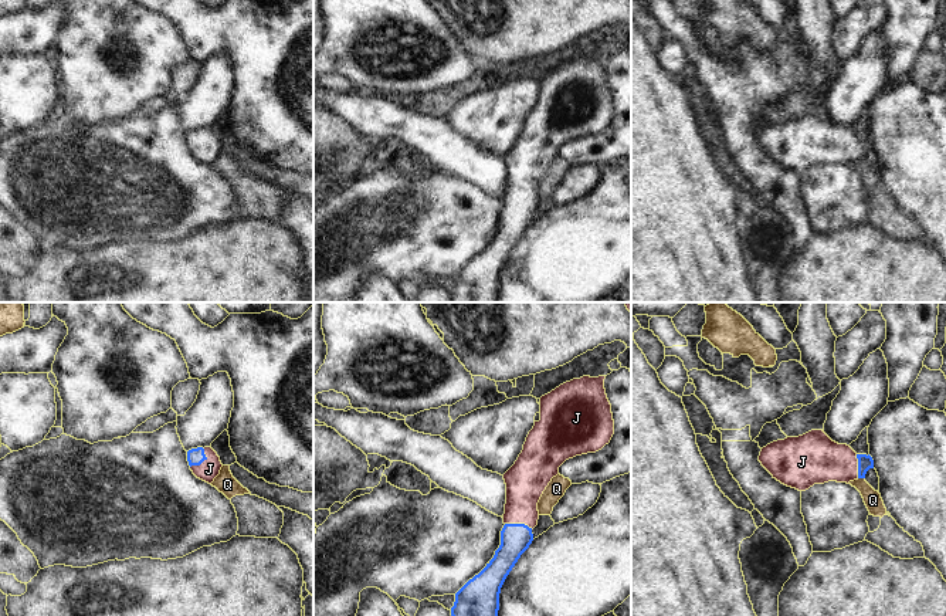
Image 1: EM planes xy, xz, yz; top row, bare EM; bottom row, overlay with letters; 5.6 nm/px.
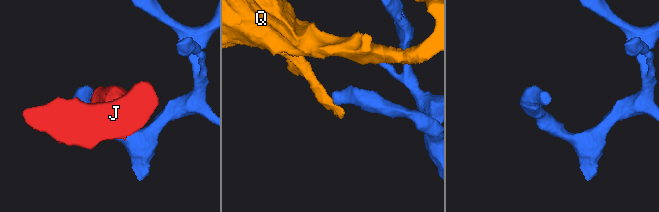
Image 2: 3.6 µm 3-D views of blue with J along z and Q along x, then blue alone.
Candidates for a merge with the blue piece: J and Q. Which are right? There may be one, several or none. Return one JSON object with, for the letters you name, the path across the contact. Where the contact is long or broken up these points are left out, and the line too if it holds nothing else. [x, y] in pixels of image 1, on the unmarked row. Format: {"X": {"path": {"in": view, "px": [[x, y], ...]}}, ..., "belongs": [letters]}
{"J": {"path": {"in": "xy", "px": [[196, 138], [202, 144], [209, 151]]}}, "belongs": ["J"]}

